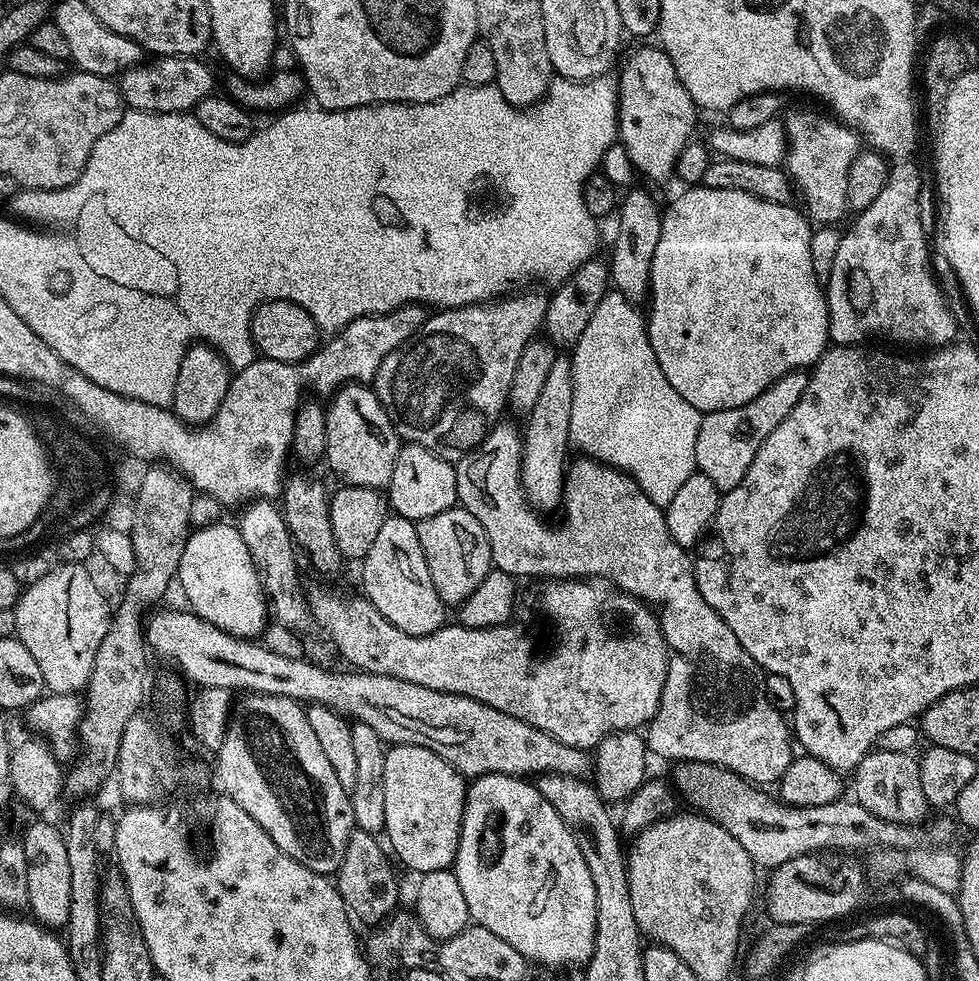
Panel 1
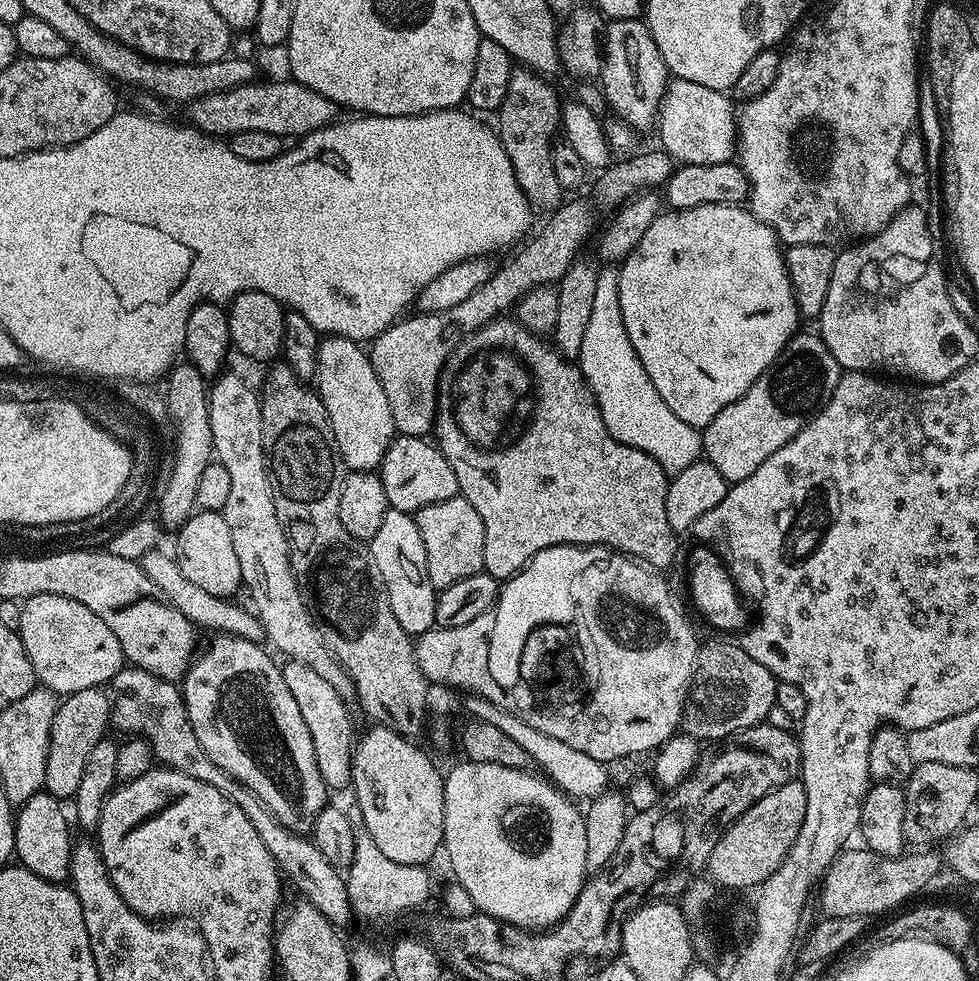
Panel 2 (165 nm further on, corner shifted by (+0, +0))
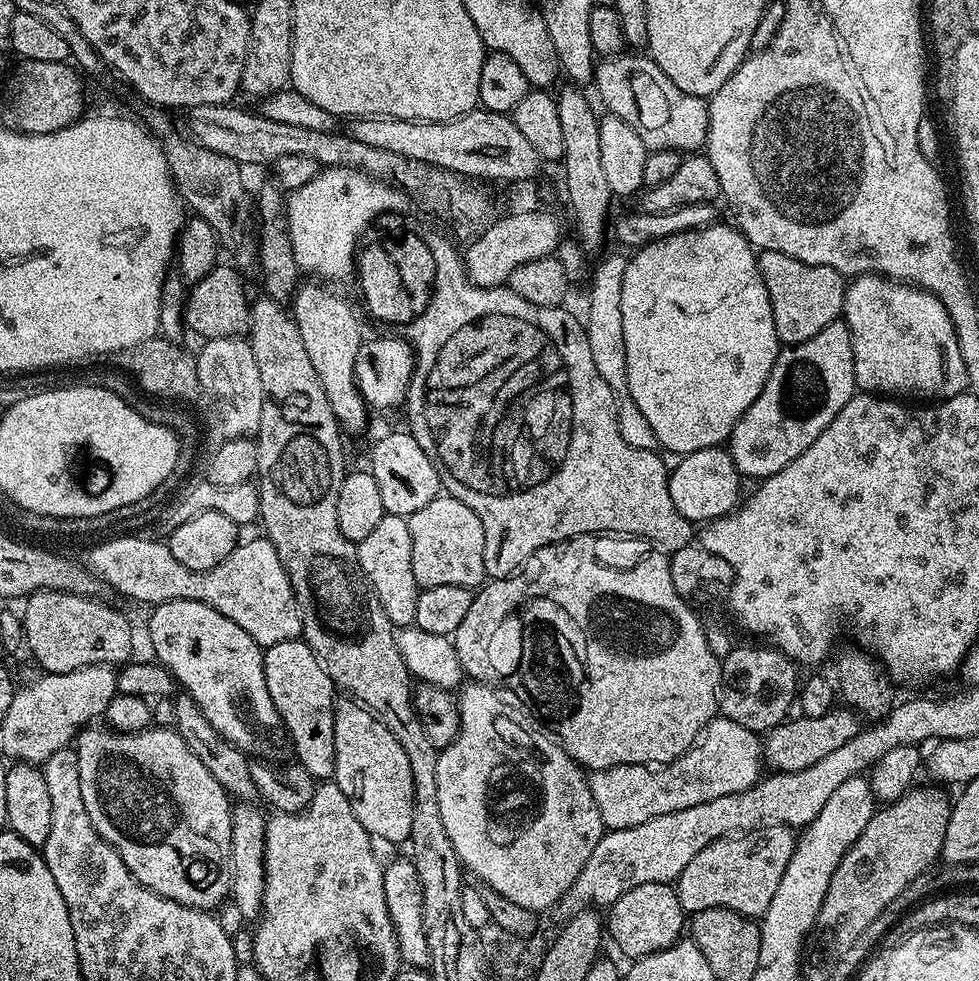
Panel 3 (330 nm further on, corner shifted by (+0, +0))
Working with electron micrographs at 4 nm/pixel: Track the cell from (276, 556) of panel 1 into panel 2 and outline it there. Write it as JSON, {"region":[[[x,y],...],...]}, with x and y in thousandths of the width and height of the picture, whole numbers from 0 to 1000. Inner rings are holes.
{"region":[[[232,379],[216,388],[212,397],[212,425],[220,468],[229,473],[235,483],[235,505],[231,507],[227,525],[235,540],[239,565],[243,565],[248,598],[251,603],[253,599],[257,607],[256,619],[270,639],[273,655],[278,655],[290,671],[317,679],[317,683],[322,683],[329,691],[333,691],[333,695],[337,695],[337,699],[341,699],[347,710],[359,710],[360,692],[327,649],[323,634],[319,631],[319,623],[308,610],[298,584],[294,549],[288,532],[284,532],[284,520],[280,520],[274,467],[270,463],[266,404],[263,397],[260,400],[247,384]]]}

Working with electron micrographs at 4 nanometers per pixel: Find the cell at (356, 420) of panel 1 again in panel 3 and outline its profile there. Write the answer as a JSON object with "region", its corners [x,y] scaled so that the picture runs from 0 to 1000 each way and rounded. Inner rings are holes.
{"region":[[[331,287],[307,288],[302,295],[301,302],[296,307],[296,321],[302,327],[304,340],[308,340],[308,349],[313,353],[313,362],[317,364],[317,370],[321,372],[321,381],[325,381],[325,389],[337,410],[337,418],[341,422],[343,431],[352,441],[368,440],[376,432],[378,417],[372,410],[372,406],[364,392],[362,381],[362,369],[366,365],[366,357],[370,350],[368,343],[368,330],[364,327],[364,318],[343,298],[338,298],[336,291]]]}

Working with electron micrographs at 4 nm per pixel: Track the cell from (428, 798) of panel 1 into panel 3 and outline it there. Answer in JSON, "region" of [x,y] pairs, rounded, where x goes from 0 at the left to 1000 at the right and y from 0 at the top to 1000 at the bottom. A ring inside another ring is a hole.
{"region":[[[347,712],[343,716],[343,723],[341,724],[341,773],[343,774],[341,797],[347,802],[349,809],[353,809],[366,838],[370,838],[370,842],[376,847],[376,851],[385,857],[397,856],[400,860],[414,859],[419,850],[419,834],[423,830],[423,793],[419,789],[419,773],[415,773],[415,765],[411,765],[407,752],[402,752],[400,745],[378,723],[373,722],[371,718],[359,712]]]}

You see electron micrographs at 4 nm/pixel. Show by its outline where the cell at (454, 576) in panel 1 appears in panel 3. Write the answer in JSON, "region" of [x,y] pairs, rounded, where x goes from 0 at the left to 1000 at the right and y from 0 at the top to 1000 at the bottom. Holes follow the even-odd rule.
{"region":[[[457,504],[445,506],[431,520],[416,527],[419,536],[419,569],[423,573],[423,589],[429,594],[430,600],[439,597],[476,597],[483,601],[495,594],[494,582],[494,545],[492,532],[476,512],[468,512],[468,508]]]}

